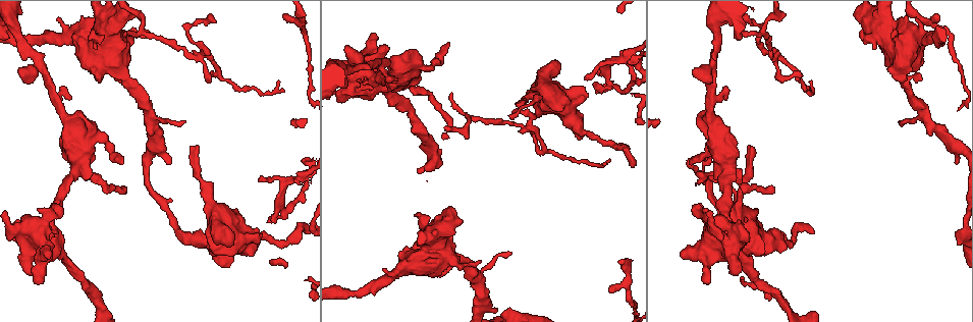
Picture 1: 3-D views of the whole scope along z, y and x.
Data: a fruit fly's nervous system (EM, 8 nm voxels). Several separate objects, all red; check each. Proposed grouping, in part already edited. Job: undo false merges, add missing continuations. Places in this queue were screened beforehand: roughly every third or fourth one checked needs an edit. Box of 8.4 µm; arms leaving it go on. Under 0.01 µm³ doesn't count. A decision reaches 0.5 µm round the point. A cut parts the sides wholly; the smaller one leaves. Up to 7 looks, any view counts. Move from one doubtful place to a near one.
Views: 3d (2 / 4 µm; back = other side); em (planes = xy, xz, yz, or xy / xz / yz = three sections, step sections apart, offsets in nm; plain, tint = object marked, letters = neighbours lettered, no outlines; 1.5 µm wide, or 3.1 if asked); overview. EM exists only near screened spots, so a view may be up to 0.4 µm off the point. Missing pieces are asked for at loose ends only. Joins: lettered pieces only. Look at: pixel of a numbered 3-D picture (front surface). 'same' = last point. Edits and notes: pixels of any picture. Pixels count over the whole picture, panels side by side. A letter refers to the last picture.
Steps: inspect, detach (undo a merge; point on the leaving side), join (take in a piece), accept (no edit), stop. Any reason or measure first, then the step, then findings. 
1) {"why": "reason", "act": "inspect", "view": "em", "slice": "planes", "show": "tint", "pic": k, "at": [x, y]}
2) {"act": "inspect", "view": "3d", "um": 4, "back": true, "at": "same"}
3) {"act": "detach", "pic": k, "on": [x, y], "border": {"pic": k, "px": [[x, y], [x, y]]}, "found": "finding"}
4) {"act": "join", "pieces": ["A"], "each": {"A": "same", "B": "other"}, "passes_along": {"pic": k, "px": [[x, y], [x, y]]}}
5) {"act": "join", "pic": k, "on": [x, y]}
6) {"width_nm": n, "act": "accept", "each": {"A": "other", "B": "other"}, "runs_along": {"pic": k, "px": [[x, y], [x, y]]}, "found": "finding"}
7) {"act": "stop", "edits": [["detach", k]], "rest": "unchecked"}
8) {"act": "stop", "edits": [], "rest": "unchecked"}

{"why": "branch stops here", "act": "inspect", "view": "em", "slice": "planes", "show": "letters", "pic": 1, "at": [349, 47]}

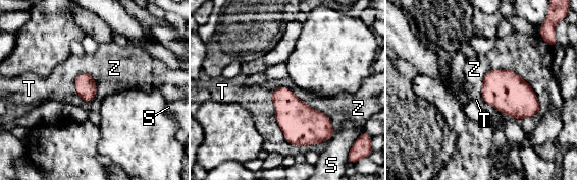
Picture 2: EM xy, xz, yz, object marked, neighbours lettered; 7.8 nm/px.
{"longest_contact_nm": ["Z", 440], "act": "accept", "each": {"S": "other", "T": "other", "Z": "other"}, "border": {"pic": 2, "px": [[277, 86], [287, 86], [324, 113]]}, "found": "none of them fits"}

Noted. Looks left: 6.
{"why": "thin end", "act": "inspect", "view": "em", "slice": "planes", "show": "letters", "pic": 1, "at": [125, 31]}

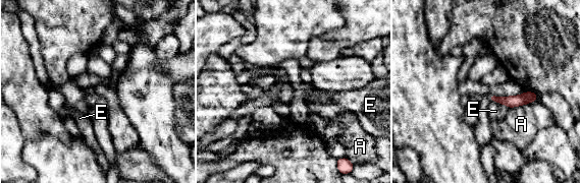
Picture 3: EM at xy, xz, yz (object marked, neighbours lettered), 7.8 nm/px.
{"width_nm": 70, "act": "accept", "each": {"A": "other", "E": "other"}, "border": {"pic": 3, "px": [[491, 101], [502, 105]]}, "found": "no lettered piece goes on from it"}

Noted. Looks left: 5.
{"why": "an open end", "act": "inspect", "view": "3d", "um": 2, "pic": 1, "at": [196, 145]}

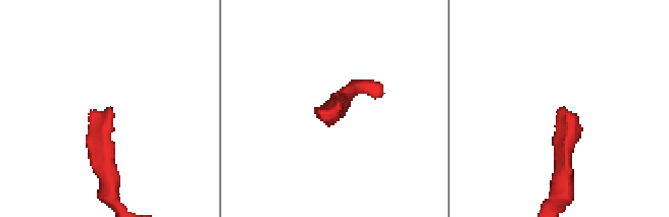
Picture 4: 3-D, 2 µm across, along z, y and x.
{"act": "inspect", "view": "em", "slice": "yz", "step": 4, "show": "tint", "pic": 4, "at": [564, 108]}

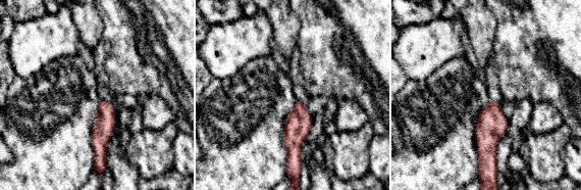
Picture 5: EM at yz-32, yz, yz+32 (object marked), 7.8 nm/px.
{"act": "inspect", "view": "em", "slice": "planes", "show": "letters", "at": "same"}

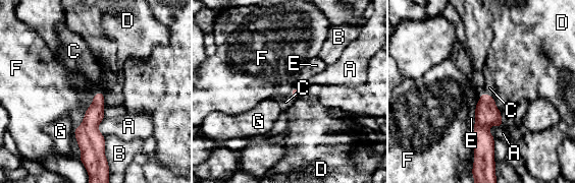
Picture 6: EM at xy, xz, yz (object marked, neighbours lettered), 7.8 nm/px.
{"act": "join", "pieces": ["C"], "each": {"A": "other", "B": "other", "C": "same", "D": "other", "E": "other", "F": "other", "G": "other"}, "passes_along": {"pic": 6, "px": [[486, 113], [488, 95], [489, 87]]}, "found": "the cell continues"}

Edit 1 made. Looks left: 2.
{"act": "stop", "edits": [["join", 6]], "rest": "unchecked"}

